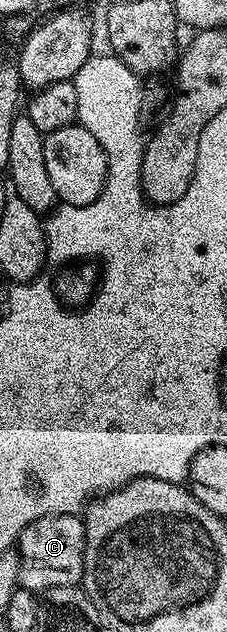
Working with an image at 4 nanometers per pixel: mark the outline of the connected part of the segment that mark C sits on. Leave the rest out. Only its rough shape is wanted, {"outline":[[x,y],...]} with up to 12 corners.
{"outline":[[49,514],[16,543],[18,586],[78,586],[86,524]]}

